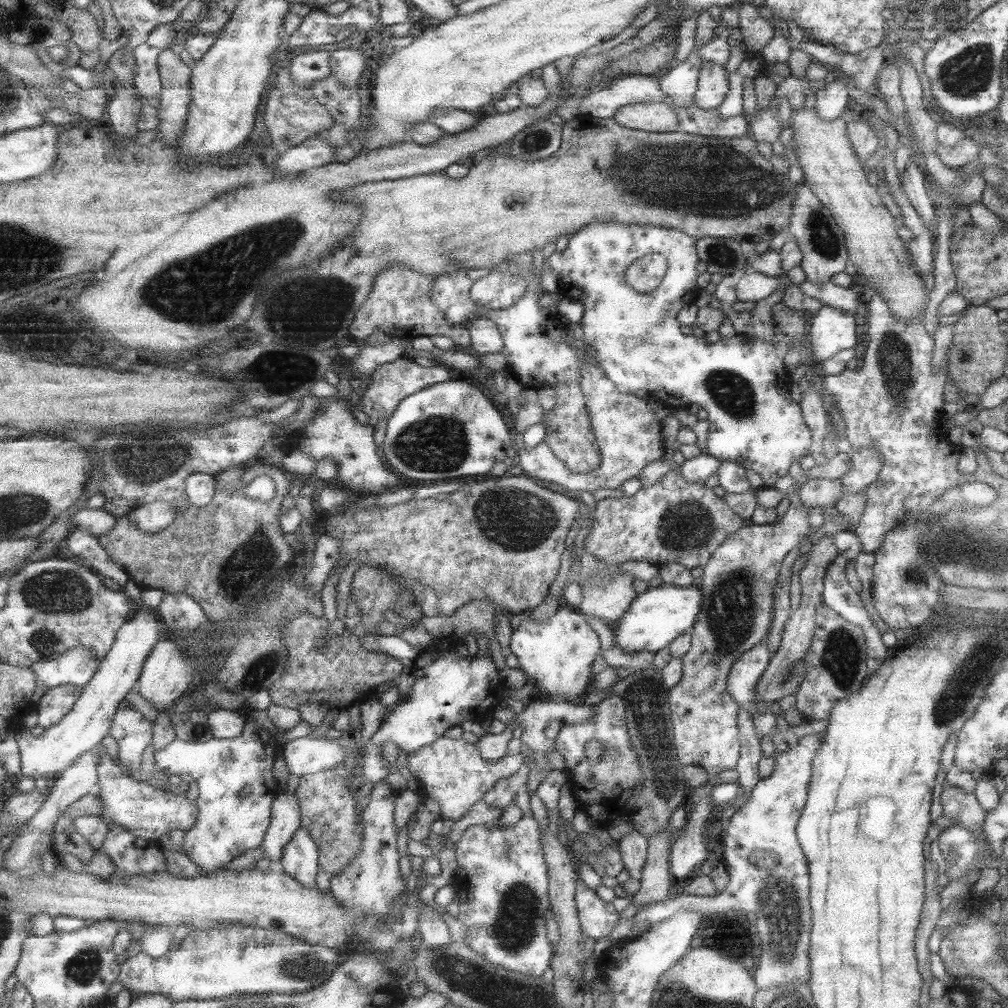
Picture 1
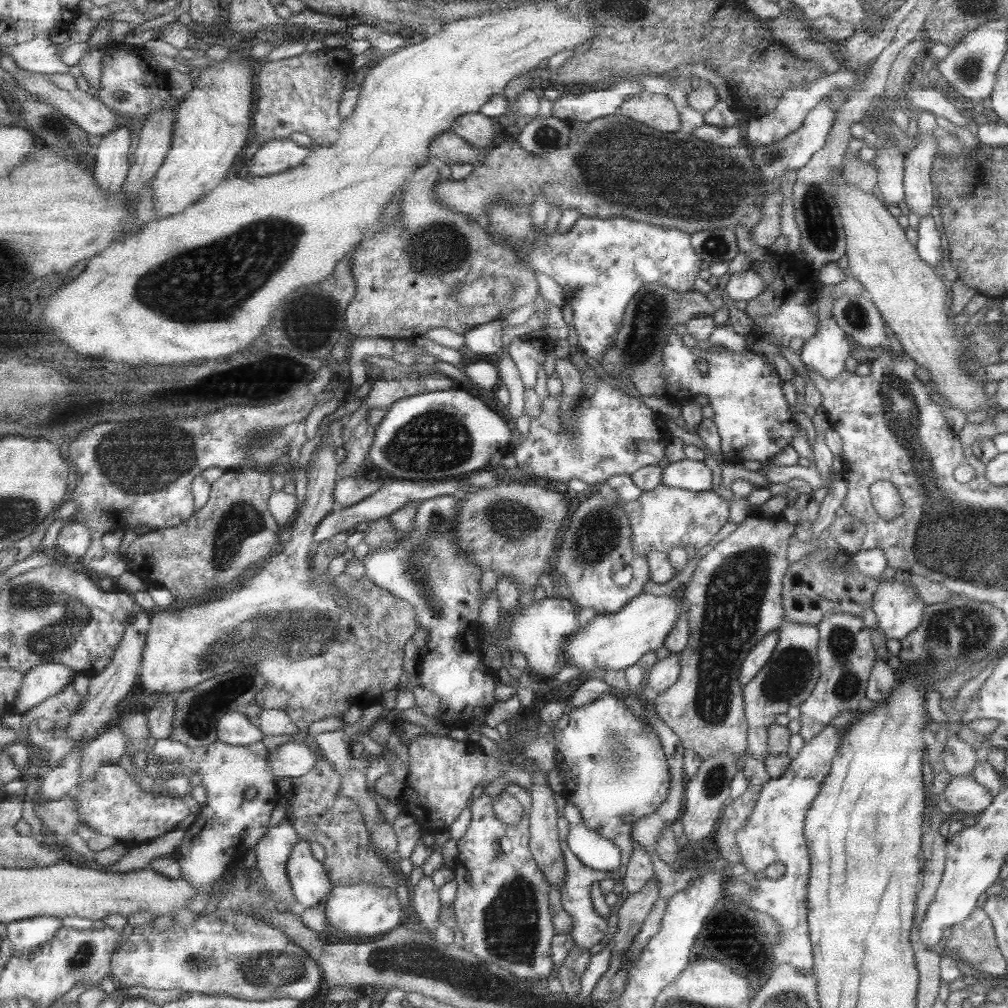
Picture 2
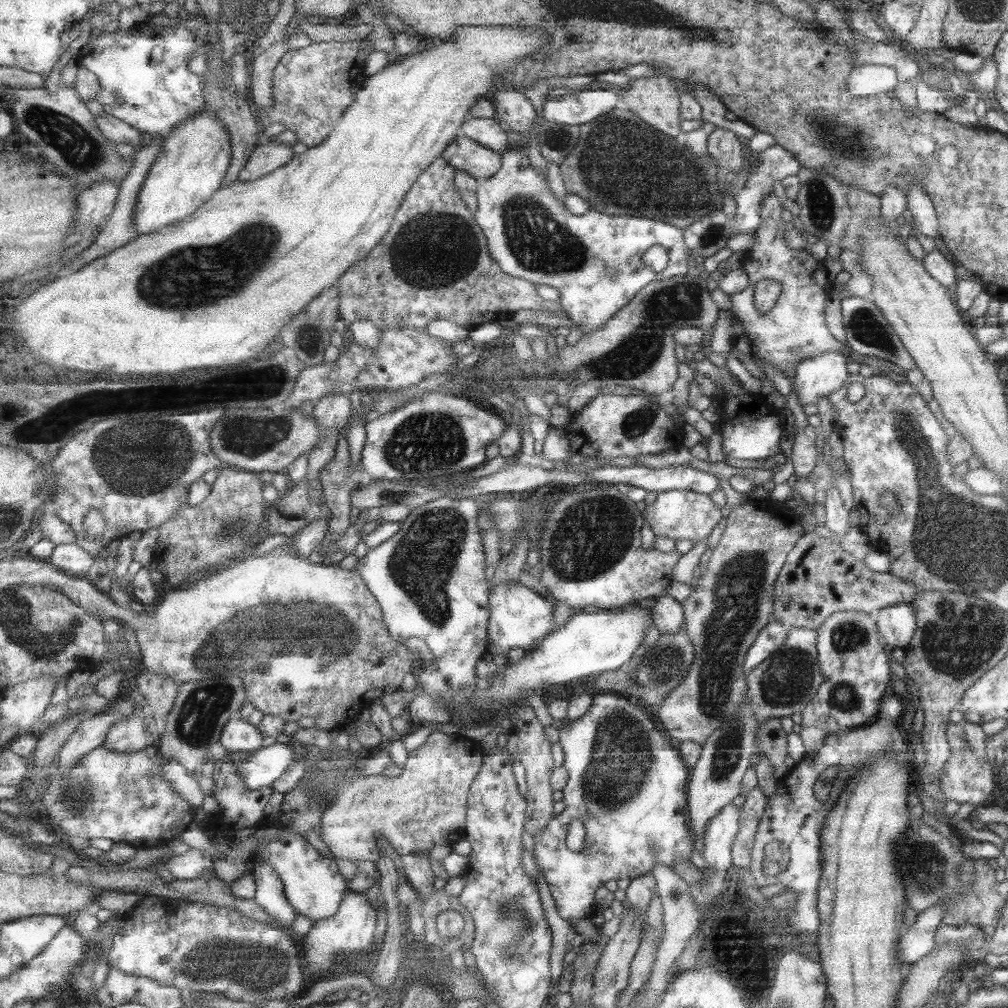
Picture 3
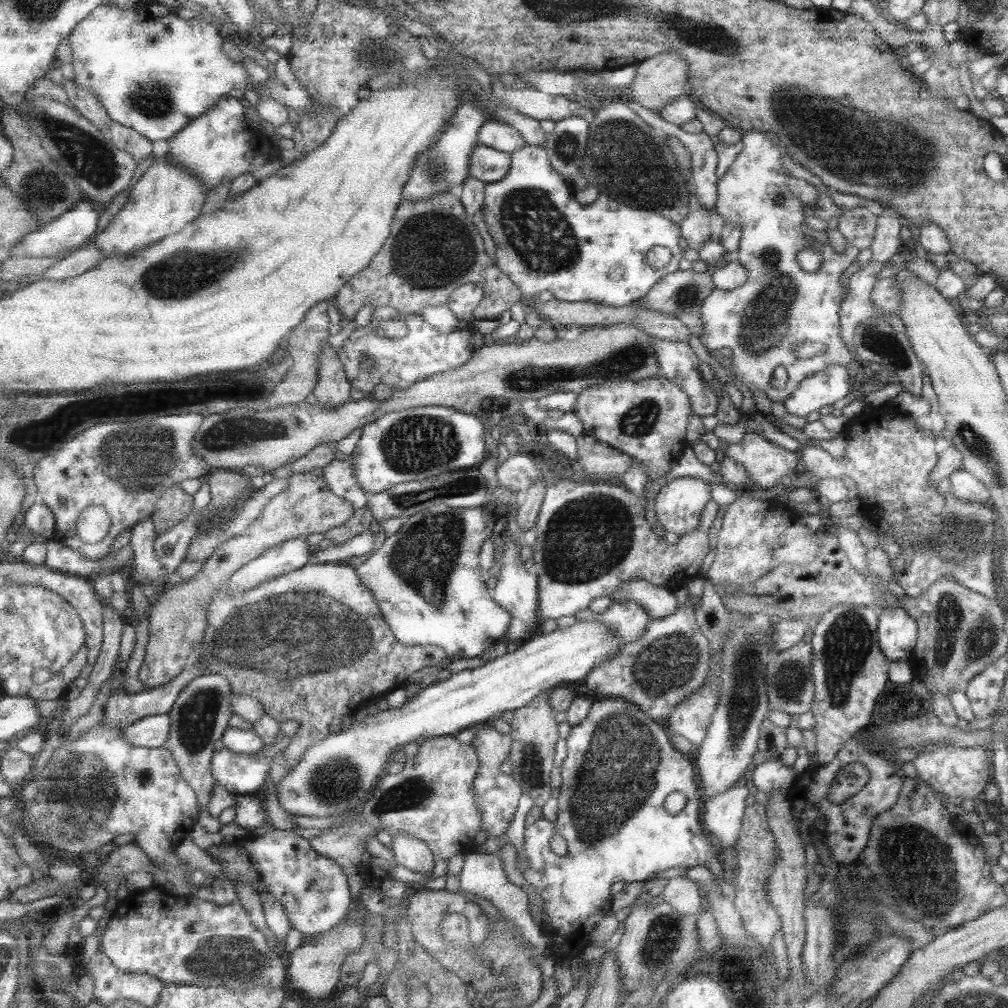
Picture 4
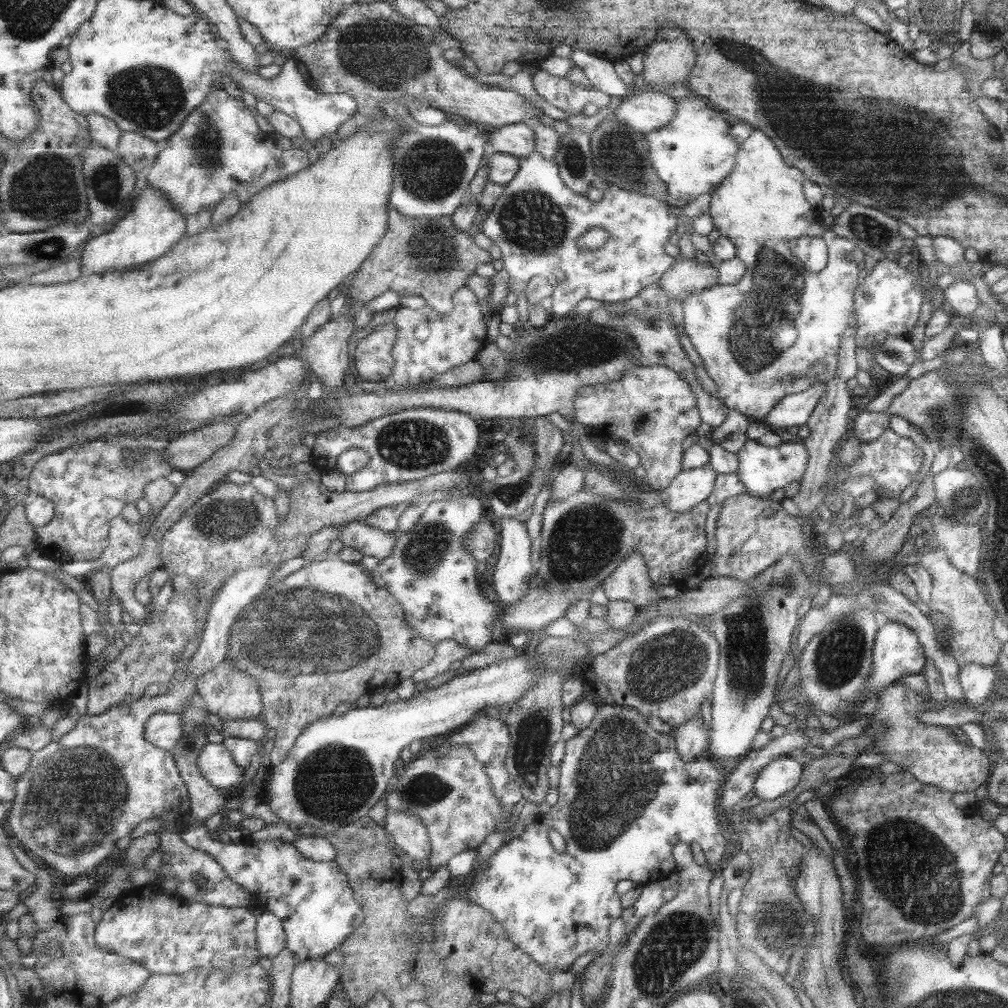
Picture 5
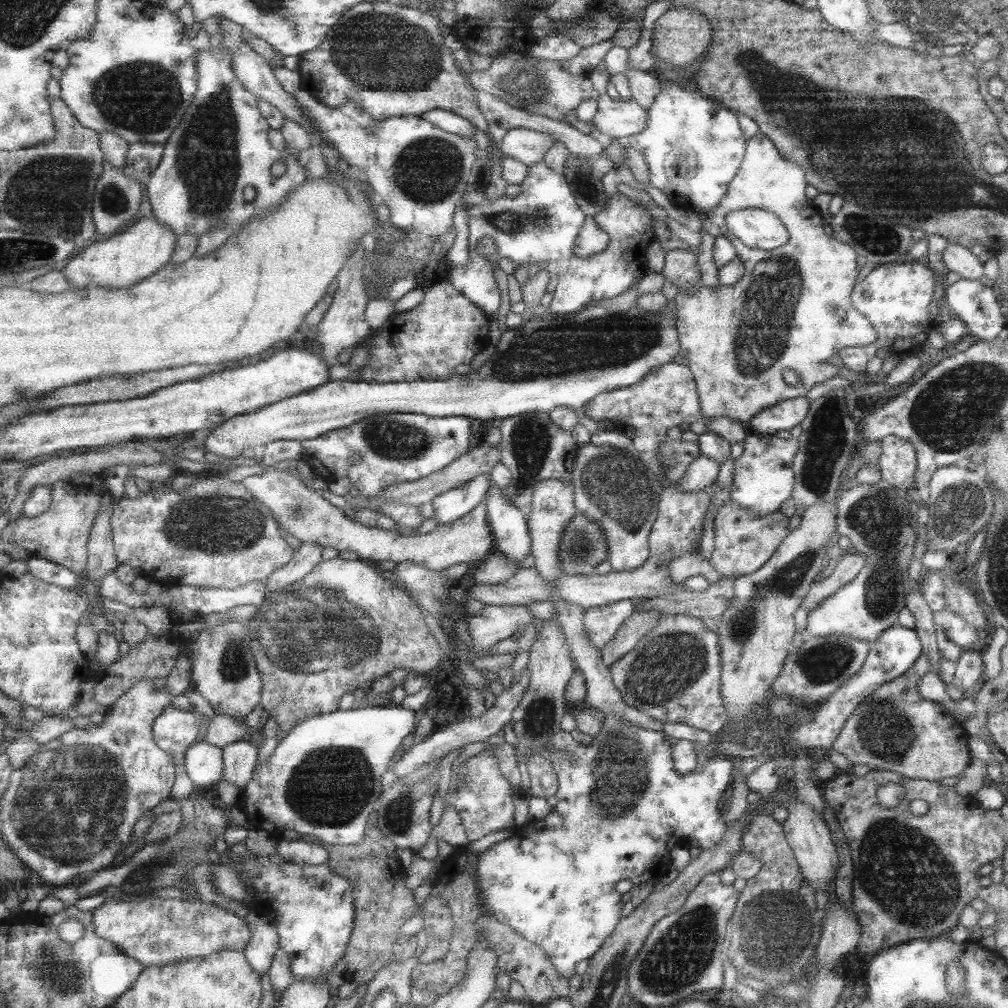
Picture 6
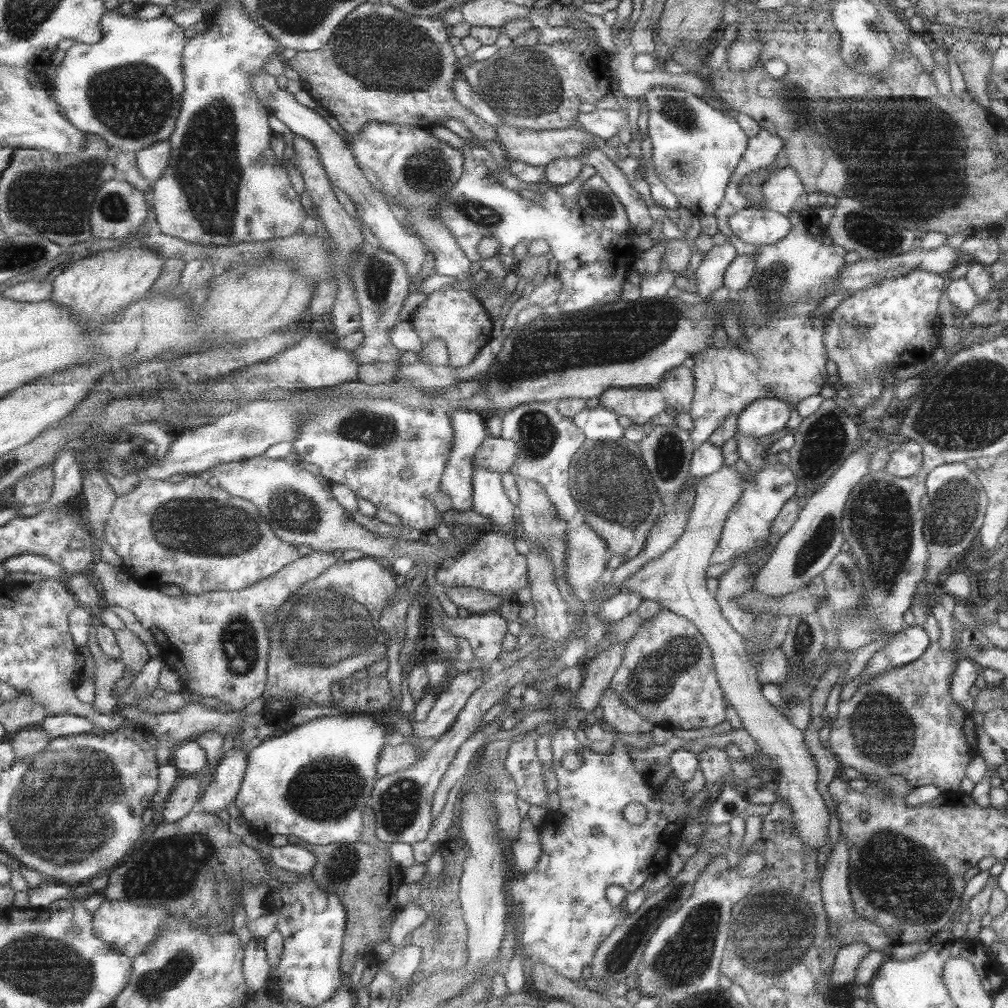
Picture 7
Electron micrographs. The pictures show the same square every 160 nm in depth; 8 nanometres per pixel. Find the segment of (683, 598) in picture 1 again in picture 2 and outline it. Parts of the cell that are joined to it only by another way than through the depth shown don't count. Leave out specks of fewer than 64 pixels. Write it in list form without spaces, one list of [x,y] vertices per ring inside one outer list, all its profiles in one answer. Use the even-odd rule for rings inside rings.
[[[681,592],[673,595],[640,594],[619,612],[596,614],[586,627],[580,627],[564,644],[564,664],[580,668],[583,674],[597,669],[628,670],[645,654],[664,646],[682,614],[684,600]]]

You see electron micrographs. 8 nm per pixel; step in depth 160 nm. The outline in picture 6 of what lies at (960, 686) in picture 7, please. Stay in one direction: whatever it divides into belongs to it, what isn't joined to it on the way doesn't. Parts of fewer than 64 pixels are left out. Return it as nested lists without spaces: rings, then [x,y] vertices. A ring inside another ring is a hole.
[[[971,650],[963,651],[955,662],[951,686],[964,692],[977,688],[984,680],[981,653]]]

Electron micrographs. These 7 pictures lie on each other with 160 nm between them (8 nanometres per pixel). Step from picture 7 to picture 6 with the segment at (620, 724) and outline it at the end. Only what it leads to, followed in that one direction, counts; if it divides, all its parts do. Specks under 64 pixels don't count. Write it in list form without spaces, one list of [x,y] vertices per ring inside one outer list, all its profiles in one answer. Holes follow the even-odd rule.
[[[546,479],[534,487],[534,497],[527,511],[529,534],[531,534],[531,564],[543,575],[544,579],[554,583],[562,574],[560,560],[558,559],[561,538],[567,524],[574,517],[576,510],[575,486],[573,481],[565,484],[563,480]],[[558,596],[551,600],[551,602],[553,602],[553,605],[558,611],[557,621],[560,623],[562,630],[564,631],[566,641],[570,646],[570,651],[572,652],[572,658],[574,660],[574,665],[577,668],[577,672],[580,672],[586,681],[588,693],[584,704],[590,707],[592,710],[597,708],[597,710],[605,715],[609,713],[617,713],[623,718],[629,719],[637,726],[661,731],[663,728],[663,723],[660,720],[657,720],[650,714],[647,714],[646,712],[627,704],[627,701],[624,699],[621,691],[616,688],[614,681],[612,680],[612,672],[610,671],[610,667],[603,662],[602,651],[591,642],[589,634],[586,633],[584,627],[584,616],[586,609],[583,609],[580,606],[575,606],[574,604],[569,604],[566,600],[558,598]]]

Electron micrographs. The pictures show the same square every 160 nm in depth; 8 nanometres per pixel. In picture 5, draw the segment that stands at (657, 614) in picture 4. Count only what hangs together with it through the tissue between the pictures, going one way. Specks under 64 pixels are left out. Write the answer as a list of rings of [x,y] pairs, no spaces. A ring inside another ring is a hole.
[[[633,553],[603,584],[610,601],[628,600],[637,608],[647,608],[668,596],[651,580],[641,553]]]

